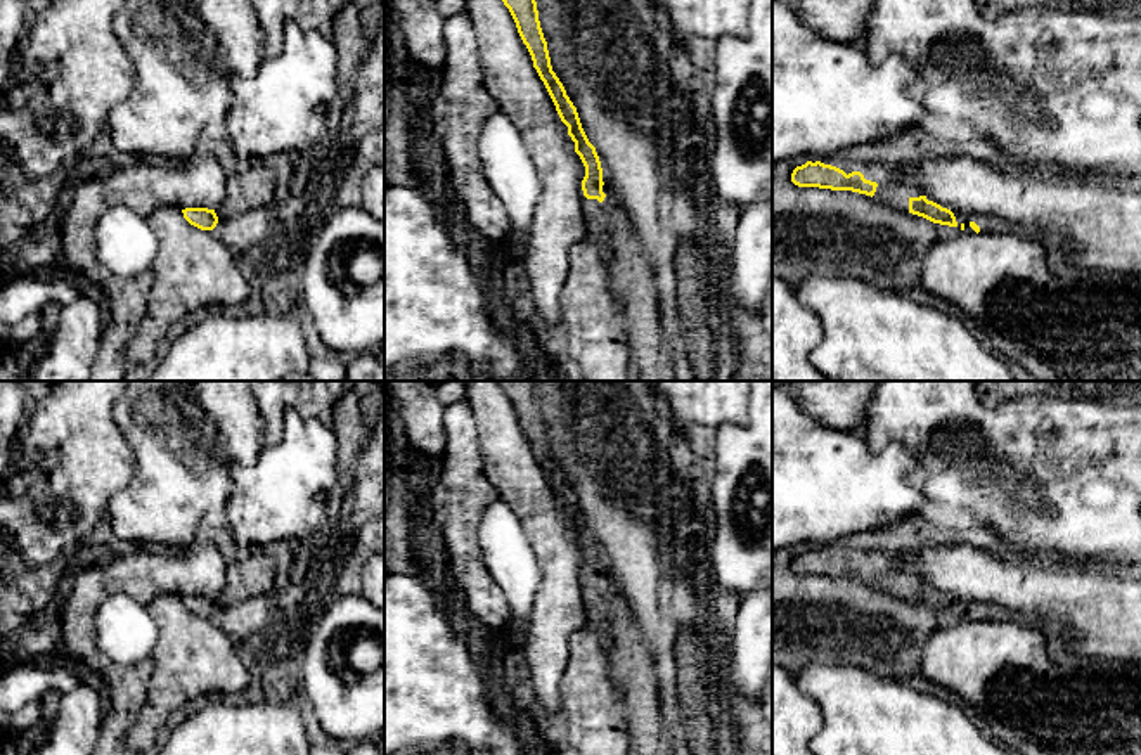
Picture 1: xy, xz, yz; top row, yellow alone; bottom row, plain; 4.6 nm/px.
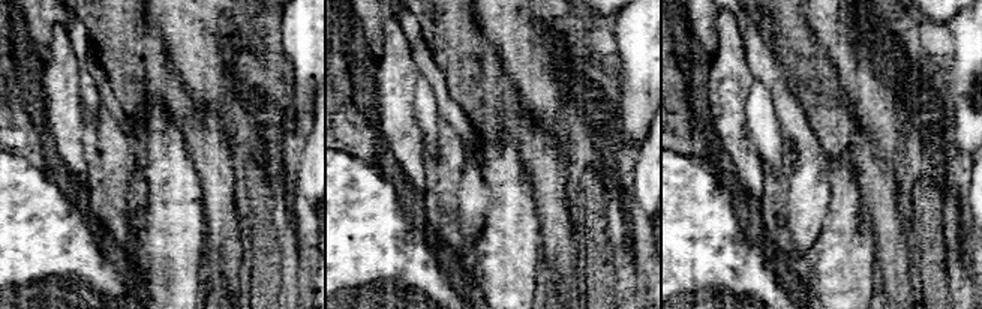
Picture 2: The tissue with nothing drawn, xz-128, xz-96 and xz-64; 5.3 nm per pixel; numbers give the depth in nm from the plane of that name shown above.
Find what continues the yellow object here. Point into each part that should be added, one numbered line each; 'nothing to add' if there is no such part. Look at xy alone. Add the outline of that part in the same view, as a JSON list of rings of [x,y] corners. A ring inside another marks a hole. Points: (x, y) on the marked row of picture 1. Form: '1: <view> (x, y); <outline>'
nothing to add

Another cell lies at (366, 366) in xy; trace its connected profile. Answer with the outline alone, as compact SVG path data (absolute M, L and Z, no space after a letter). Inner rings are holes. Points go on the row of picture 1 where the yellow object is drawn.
M364 352L346 358L346 381L384 381L384 364L376 352Z

